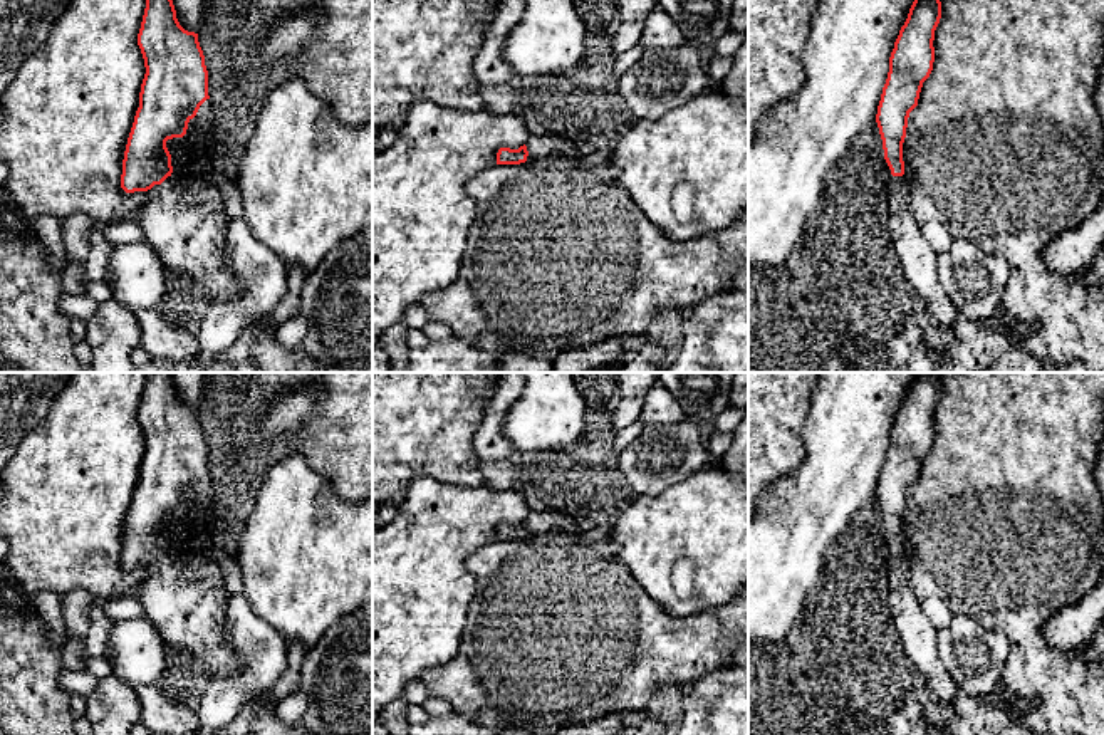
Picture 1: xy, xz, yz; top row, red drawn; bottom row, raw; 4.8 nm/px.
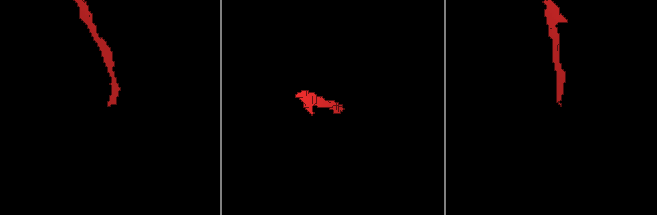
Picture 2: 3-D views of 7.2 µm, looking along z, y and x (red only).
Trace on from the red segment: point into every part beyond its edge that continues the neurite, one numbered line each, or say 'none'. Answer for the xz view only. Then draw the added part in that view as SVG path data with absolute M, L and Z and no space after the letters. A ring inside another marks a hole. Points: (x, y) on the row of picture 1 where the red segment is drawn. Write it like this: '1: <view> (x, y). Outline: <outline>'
1: xz (539, 146). Outline: M530 134L525 143L529 156L527 161L539 158L581 158L586 159L596 153L589 144L569 141L555 136Z

